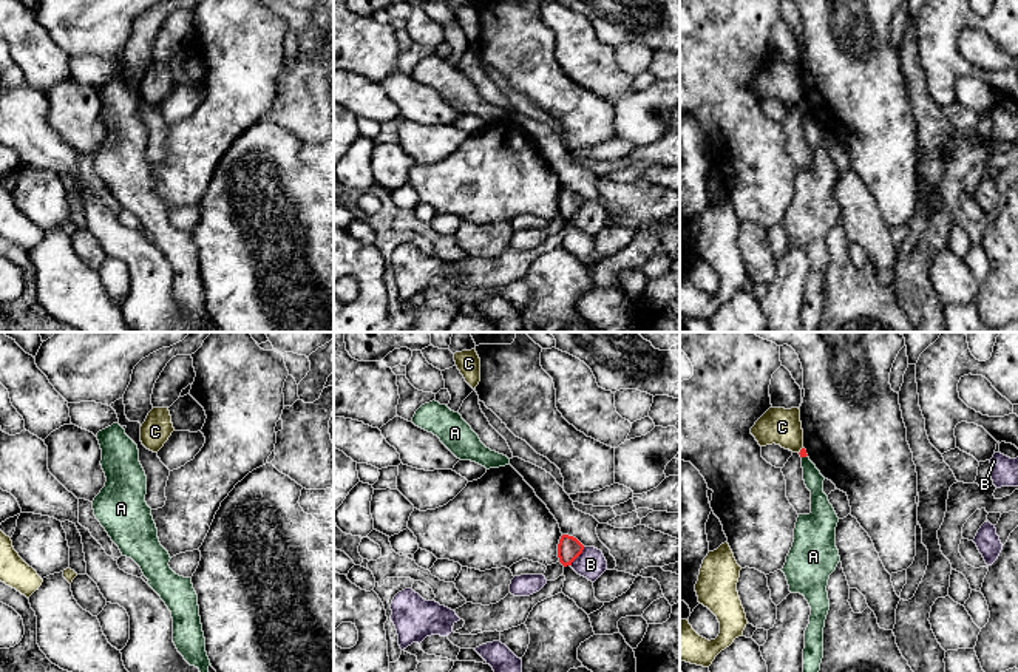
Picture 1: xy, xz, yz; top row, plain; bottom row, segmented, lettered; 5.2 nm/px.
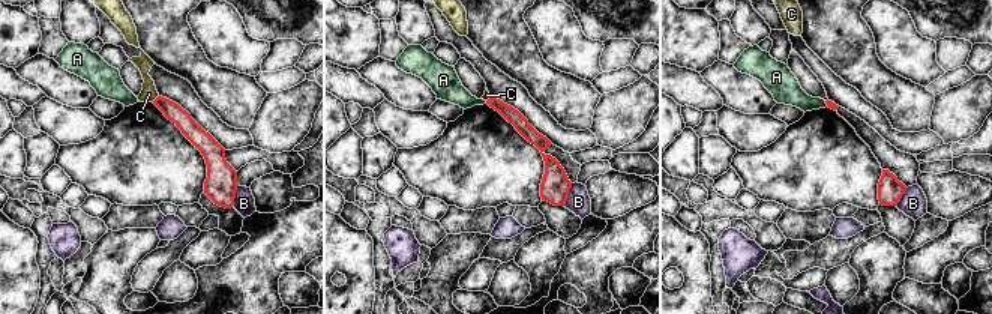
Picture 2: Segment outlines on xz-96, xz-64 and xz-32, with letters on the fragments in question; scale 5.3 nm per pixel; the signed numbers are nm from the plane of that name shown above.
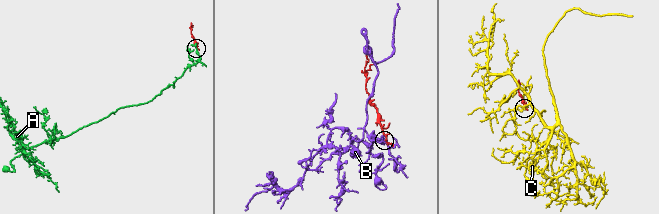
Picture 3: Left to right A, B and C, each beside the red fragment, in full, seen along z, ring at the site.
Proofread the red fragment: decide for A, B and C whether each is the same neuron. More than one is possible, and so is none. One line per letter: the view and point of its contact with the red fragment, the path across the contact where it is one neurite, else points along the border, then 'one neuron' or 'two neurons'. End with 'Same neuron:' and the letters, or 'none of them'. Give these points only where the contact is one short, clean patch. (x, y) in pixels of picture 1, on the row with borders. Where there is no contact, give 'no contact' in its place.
A: yz (804, 456) | along yz (807, 454), (802, 458) | two neurons
B: xz (578, 555) | two neurons
C: yz (800, 450) | along yz (802, 447), (799, 453) | two neurons
Same neuron: none of them

